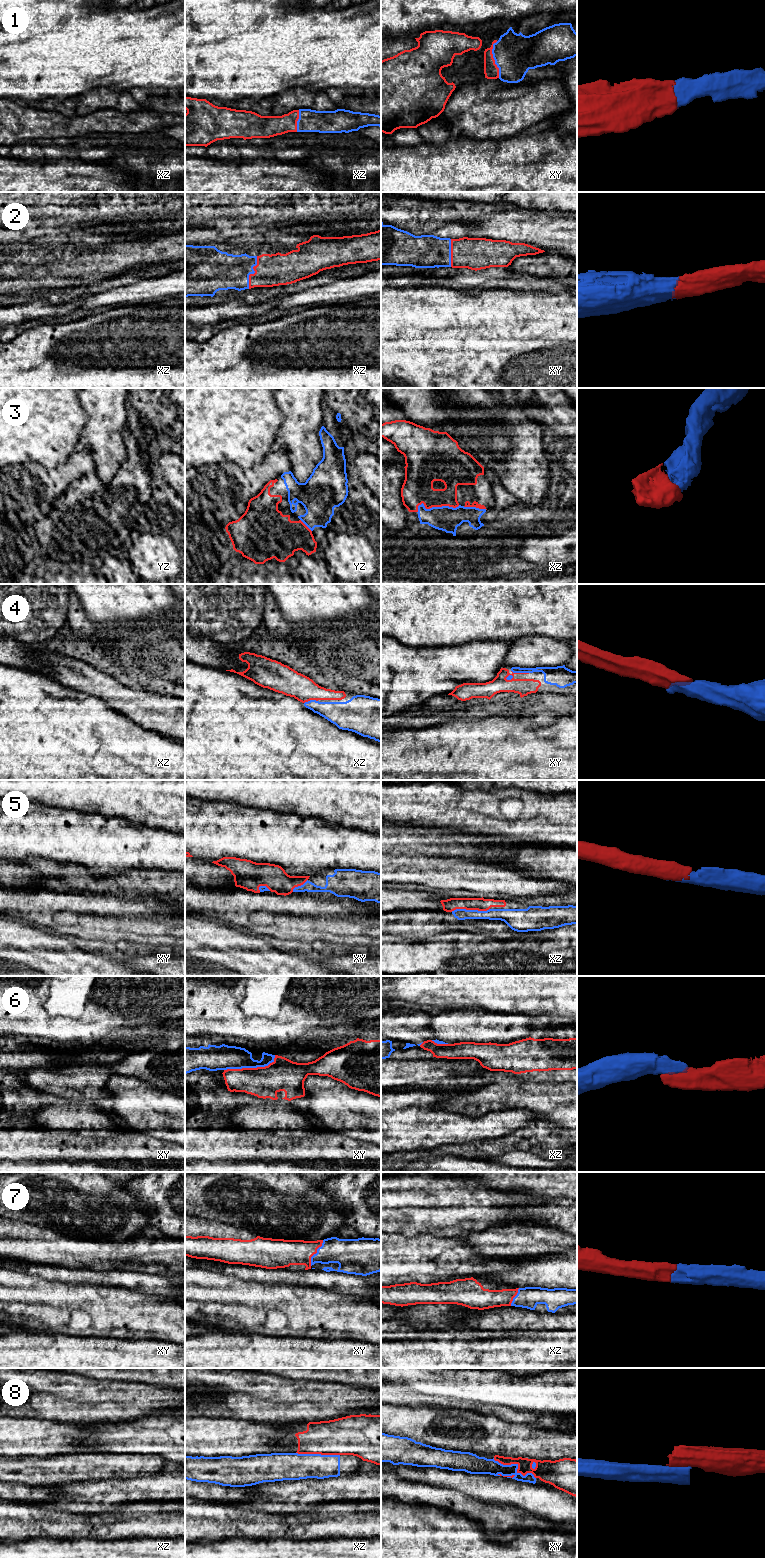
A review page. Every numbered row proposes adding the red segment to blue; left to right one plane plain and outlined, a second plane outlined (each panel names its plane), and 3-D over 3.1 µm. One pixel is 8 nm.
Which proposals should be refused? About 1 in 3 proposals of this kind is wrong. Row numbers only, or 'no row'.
6, 8

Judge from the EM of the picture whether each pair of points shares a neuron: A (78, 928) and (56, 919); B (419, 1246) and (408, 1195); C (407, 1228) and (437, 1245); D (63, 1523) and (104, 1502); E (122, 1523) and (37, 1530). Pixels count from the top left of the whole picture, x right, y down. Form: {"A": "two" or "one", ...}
{"A": "one", "B": "two", "C": "two", "D": "two", "E": "one"}

